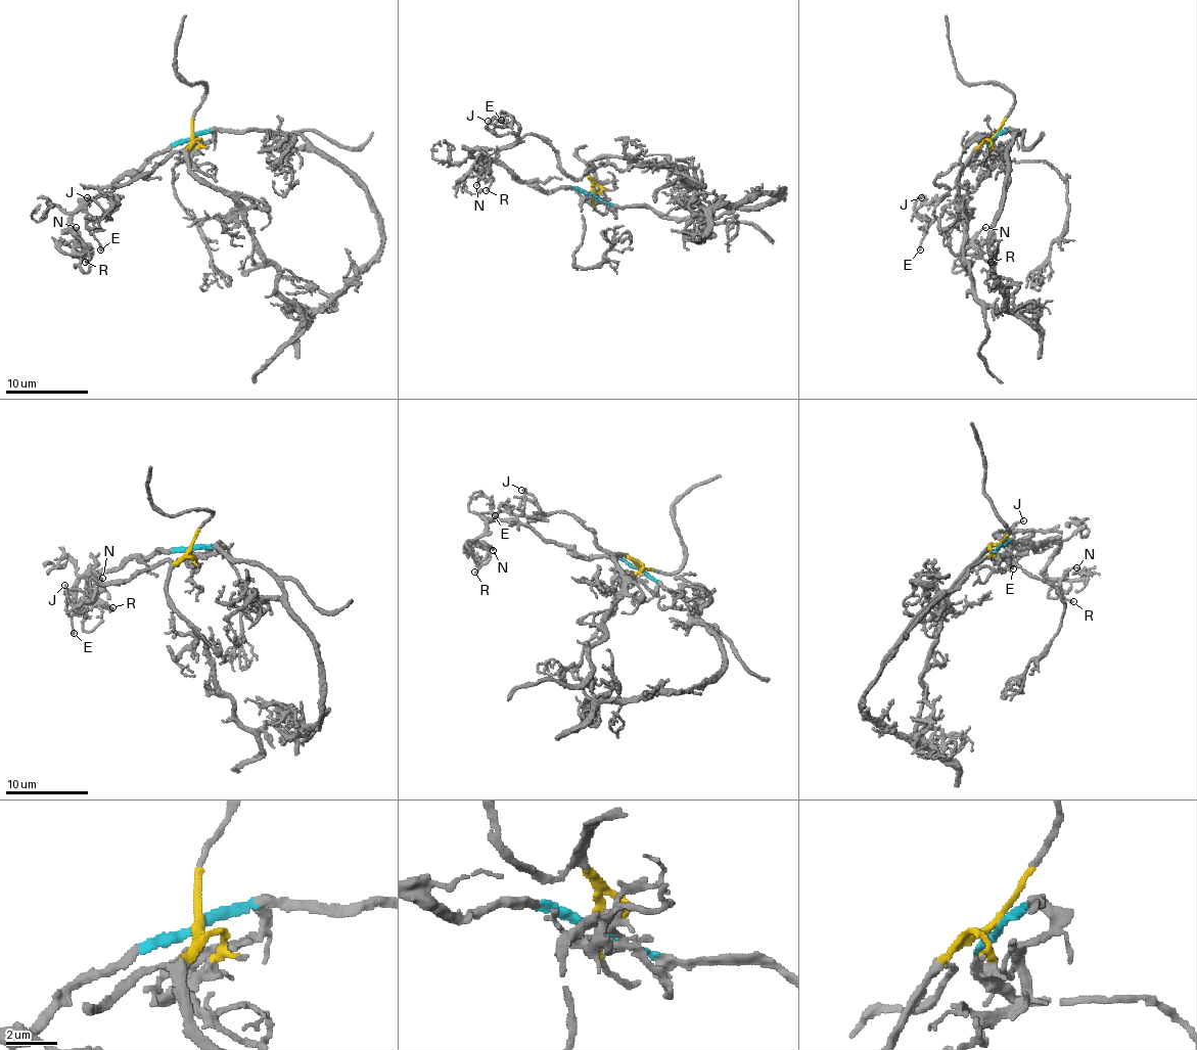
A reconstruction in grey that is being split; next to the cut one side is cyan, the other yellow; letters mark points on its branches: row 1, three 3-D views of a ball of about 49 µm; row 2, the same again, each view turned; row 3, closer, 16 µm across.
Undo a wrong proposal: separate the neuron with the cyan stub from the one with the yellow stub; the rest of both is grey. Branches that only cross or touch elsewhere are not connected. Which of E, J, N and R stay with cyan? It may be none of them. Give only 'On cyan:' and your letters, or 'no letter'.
On cyan: N, R

